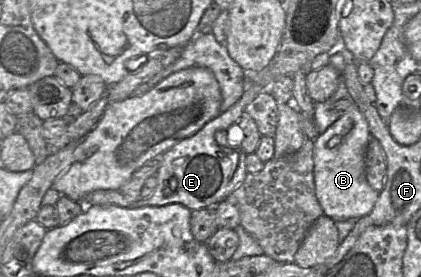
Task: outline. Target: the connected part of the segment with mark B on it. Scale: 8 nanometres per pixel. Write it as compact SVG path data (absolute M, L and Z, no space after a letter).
M356 105L314 140L315 194L324 215L335 222L359 219L371 212L379 192L368 183L365 173L365 153L370 139L368 123Z

